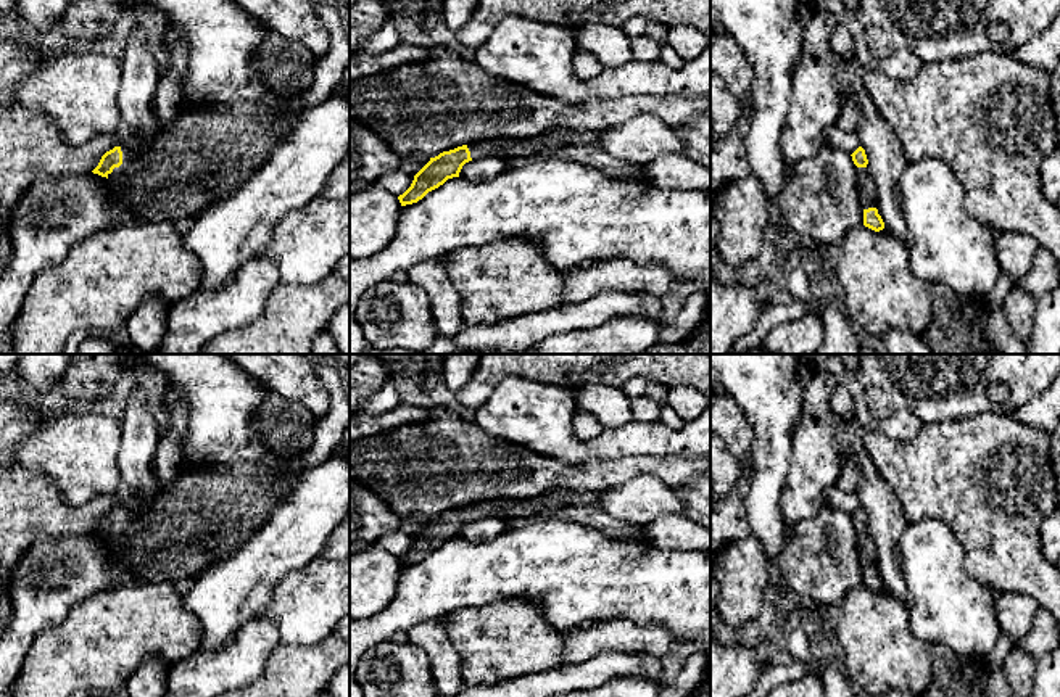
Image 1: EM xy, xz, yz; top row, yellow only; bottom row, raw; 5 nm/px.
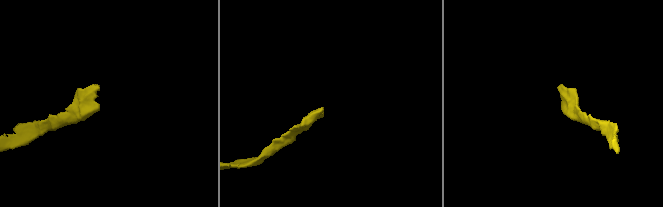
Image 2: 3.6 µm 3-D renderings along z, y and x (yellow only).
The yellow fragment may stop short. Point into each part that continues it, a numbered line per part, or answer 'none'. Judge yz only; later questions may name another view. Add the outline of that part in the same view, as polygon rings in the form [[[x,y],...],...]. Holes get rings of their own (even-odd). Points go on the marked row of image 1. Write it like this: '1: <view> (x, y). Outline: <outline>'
1: yz (865, 185). Outline: [[[857,167],[857,190],[862,209],[876,208],[876,188],[870,177],[868,167]]]

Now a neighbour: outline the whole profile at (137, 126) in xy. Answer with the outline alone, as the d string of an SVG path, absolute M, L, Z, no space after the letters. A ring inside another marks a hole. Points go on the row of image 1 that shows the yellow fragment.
M137 27L129 39L121 61L118 90L119 122L114 130L118 146L142 155L161 129L153 113L153 97L159 69L148 47L145 32Z

